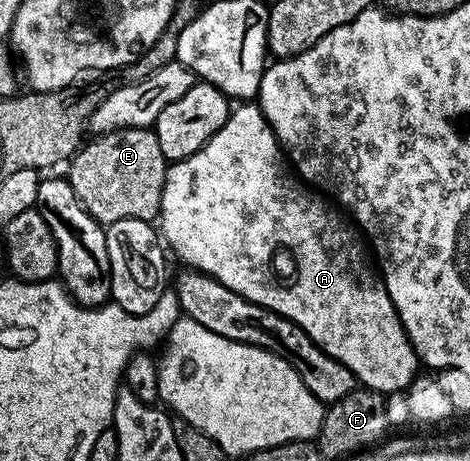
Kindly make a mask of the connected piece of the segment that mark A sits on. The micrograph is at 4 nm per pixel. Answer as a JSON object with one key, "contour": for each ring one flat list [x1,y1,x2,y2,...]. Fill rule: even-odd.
{"contour":[[238,104,231,109,230,119,226,121,224,128,220,128,220,132,216,132,216,136,212,136,212,140,208,140,208,144,204,144,192,156,182,158,178,162,170,162,167,165,164,192,162,193,162,213,160,215,162,230,160,226,160,234,165,245,169,249,170,246,174,249,174,254,182,261,183,267,212,276,220,284,224,284,224,288,232,288,232,292,244,296,252,304,260,304,288,320,292,320,325,354,348,367,354,373,355,379,365,389,379,390,385,395,394,391,405,391,419,373,420,359,414,353,414,346,388,296,386,283,382,281,379,271,372,265,367,243,364,241,363,235,356,232,355,223,349,217,341,218,337,214,339,211,329,201,321,202,317,197,321,198,292,169,286,155,282,152,281,144,276,140,272,128,268,124,268,120,262,115,262,107,257,104]]}

